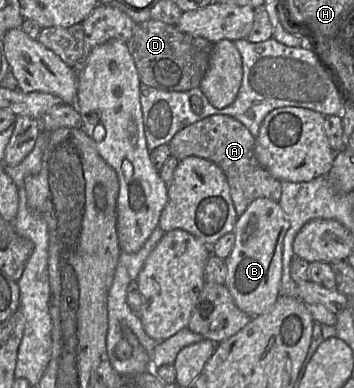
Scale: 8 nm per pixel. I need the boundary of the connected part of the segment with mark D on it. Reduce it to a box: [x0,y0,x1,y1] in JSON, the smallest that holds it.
[127,19,214,92]

